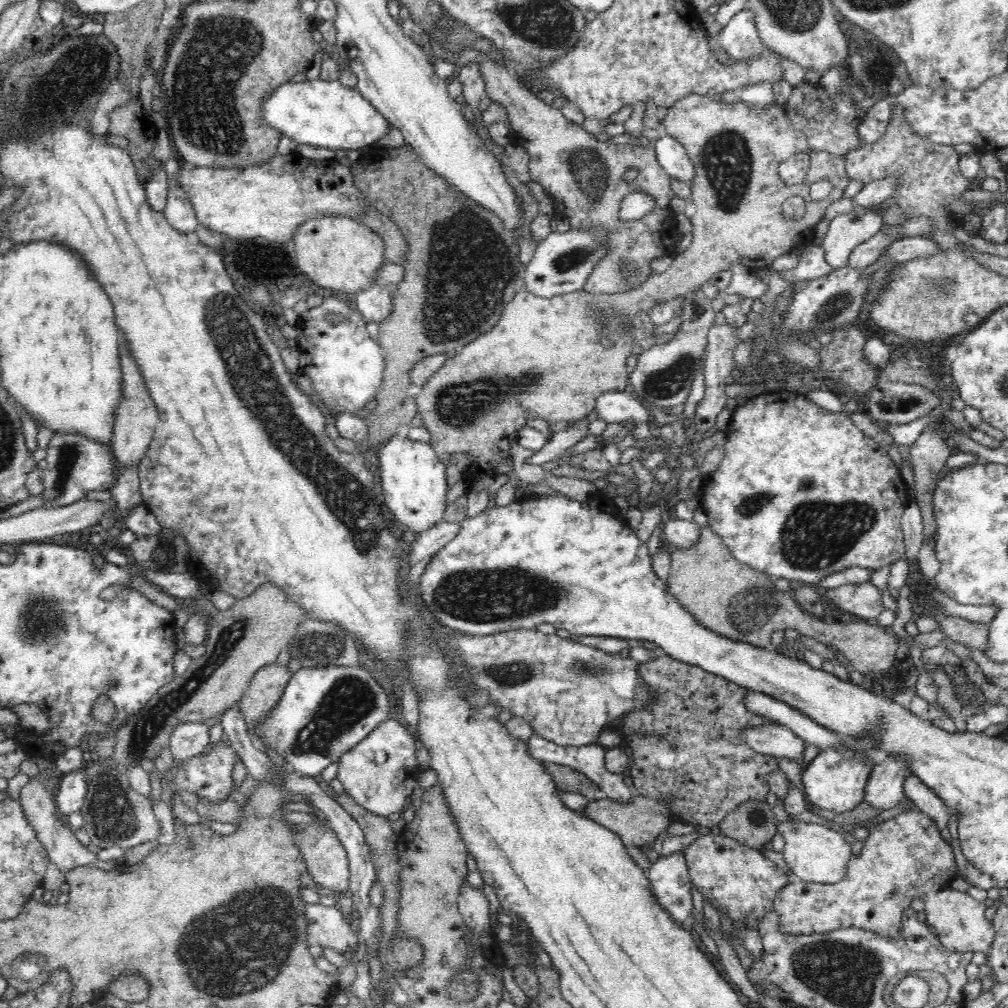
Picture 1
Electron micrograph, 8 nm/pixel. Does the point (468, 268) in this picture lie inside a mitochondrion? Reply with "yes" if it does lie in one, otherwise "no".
yes

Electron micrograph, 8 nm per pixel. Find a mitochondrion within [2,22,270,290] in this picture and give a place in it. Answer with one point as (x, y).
(79, 69)

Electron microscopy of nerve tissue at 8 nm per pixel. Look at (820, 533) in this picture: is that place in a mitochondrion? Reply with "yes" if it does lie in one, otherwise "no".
yes

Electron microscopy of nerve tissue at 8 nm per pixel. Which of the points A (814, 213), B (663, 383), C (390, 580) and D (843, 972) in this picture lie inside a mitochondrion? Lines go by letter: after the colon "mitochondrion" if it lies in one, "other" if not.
A: other
B: mitochondrion
C: other
D: mitochondrion

